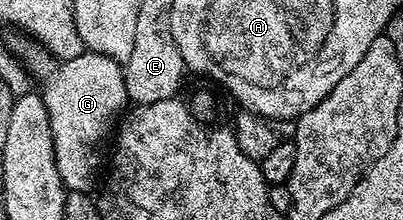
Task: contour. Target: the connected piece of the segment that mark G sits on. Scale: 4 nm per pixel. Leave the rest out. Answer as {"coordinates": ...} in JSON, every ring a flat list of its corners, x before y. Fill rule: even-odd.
{"coordinates":[[25,50,19,58,28,67,28,73,41,81,39,93,53,133,55,168,59,168,66,191,89,194,97,182,101,165,102,170,106,165,107,143,127,106,122,63,88,52,58,62,44,62,37,58,35,51]]}

